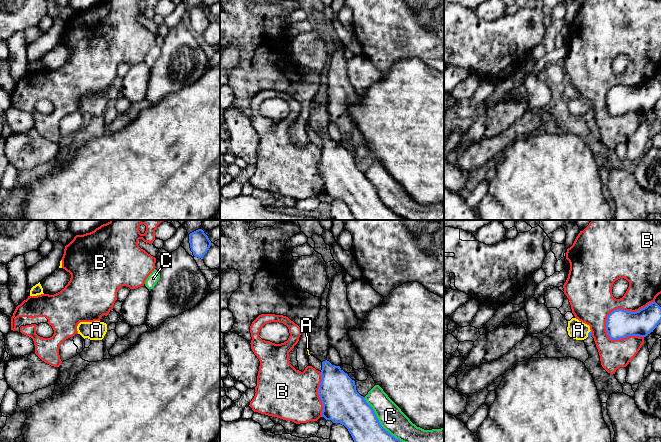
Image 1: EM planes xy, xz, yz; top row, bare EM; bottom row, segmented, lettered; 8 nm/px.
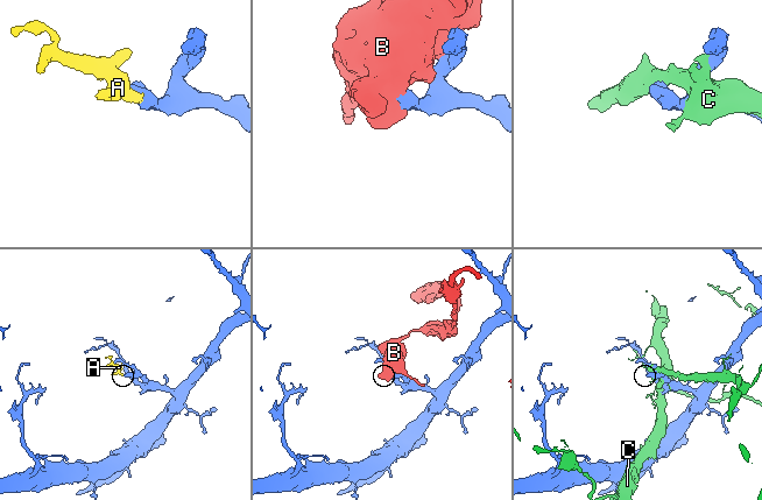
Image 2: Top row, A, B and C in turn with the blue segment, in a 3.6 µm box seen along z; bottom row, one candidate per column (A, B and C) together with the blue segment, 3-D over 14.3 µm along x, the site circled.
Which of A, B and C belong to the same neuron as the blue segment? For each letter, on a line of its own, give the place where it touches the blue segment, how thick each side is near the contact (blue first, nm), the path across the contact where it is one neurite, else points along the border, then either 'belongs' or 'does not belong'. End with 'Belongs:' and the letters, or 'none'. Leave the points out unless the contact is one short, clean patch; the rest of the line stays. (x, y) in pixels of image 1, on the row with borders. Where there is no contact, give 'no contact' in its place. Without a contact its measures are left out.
A: yz (588, 333) | 30/150 nm | across yz (590, 333), (588, 333), (578, 330) | belongs
B: yz (620, 309) | 220/340 nm | does not belong
C: xz (379, 422) | 280/200 nm | does not belong
Belongs: A

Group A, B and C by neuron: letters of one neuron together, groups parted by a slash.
A / B / C

